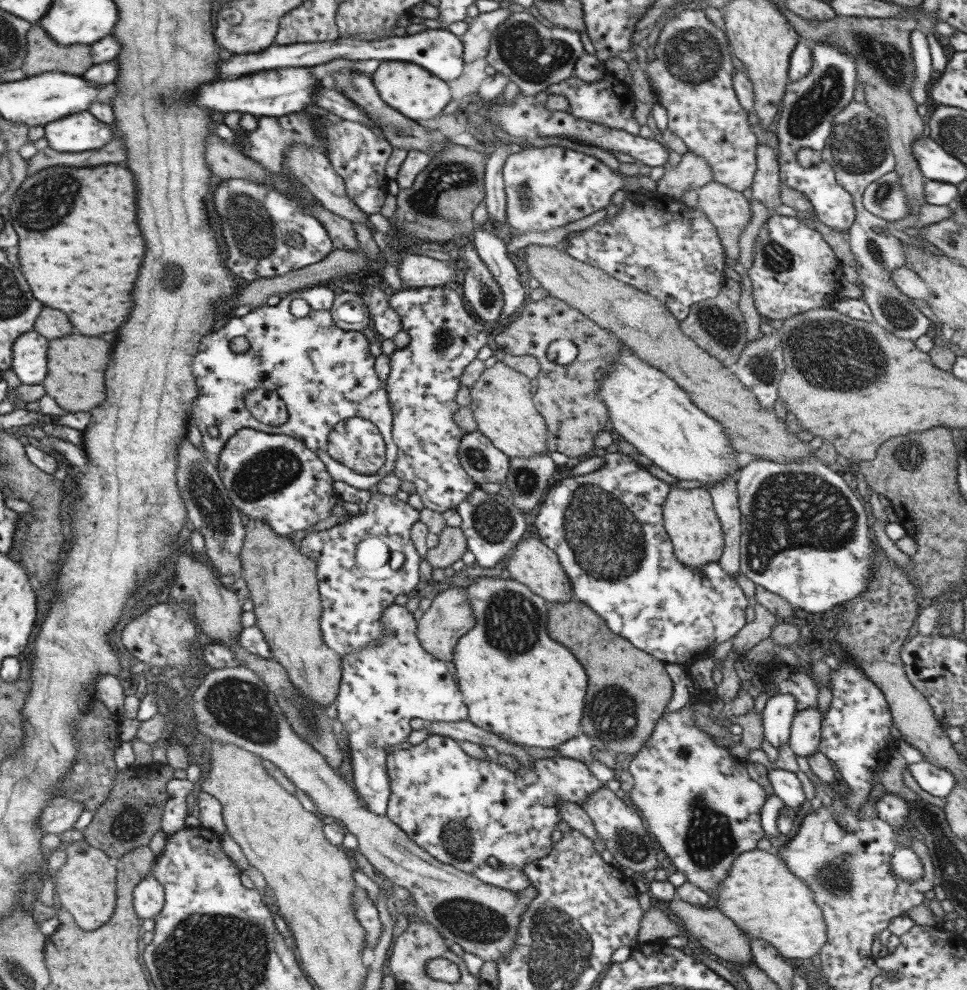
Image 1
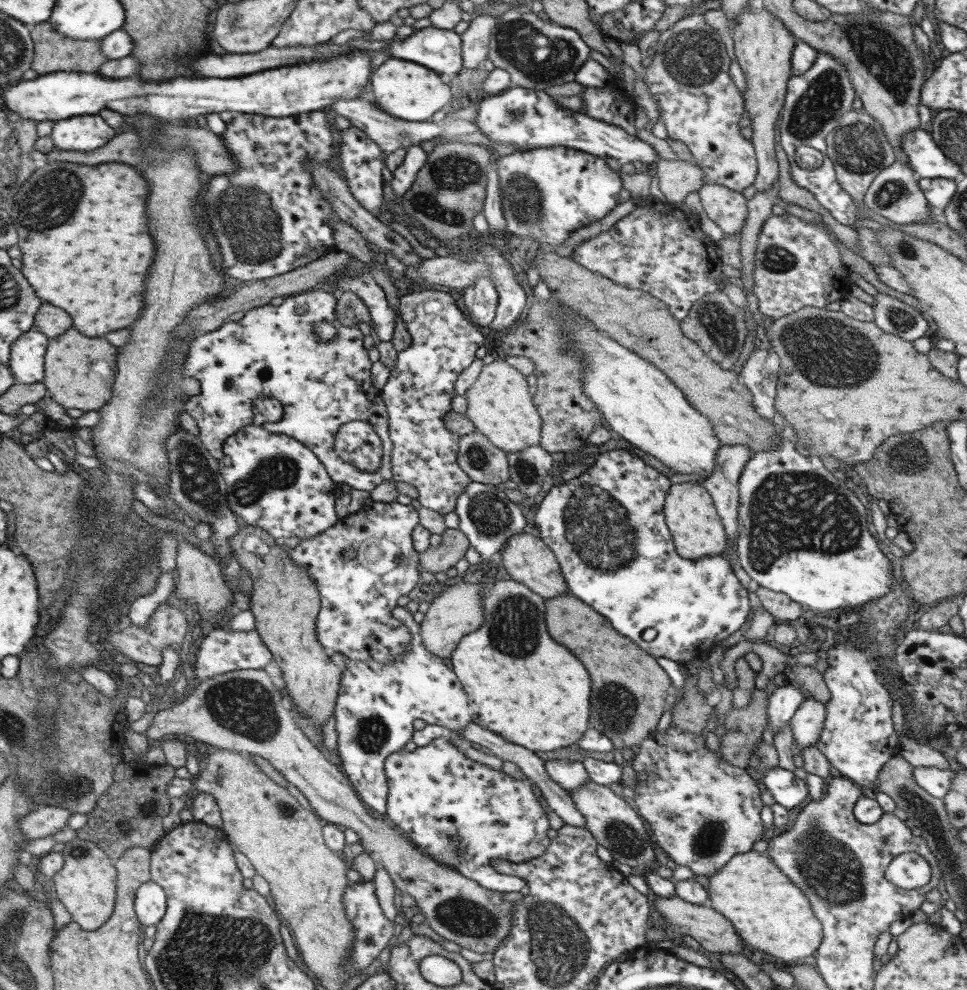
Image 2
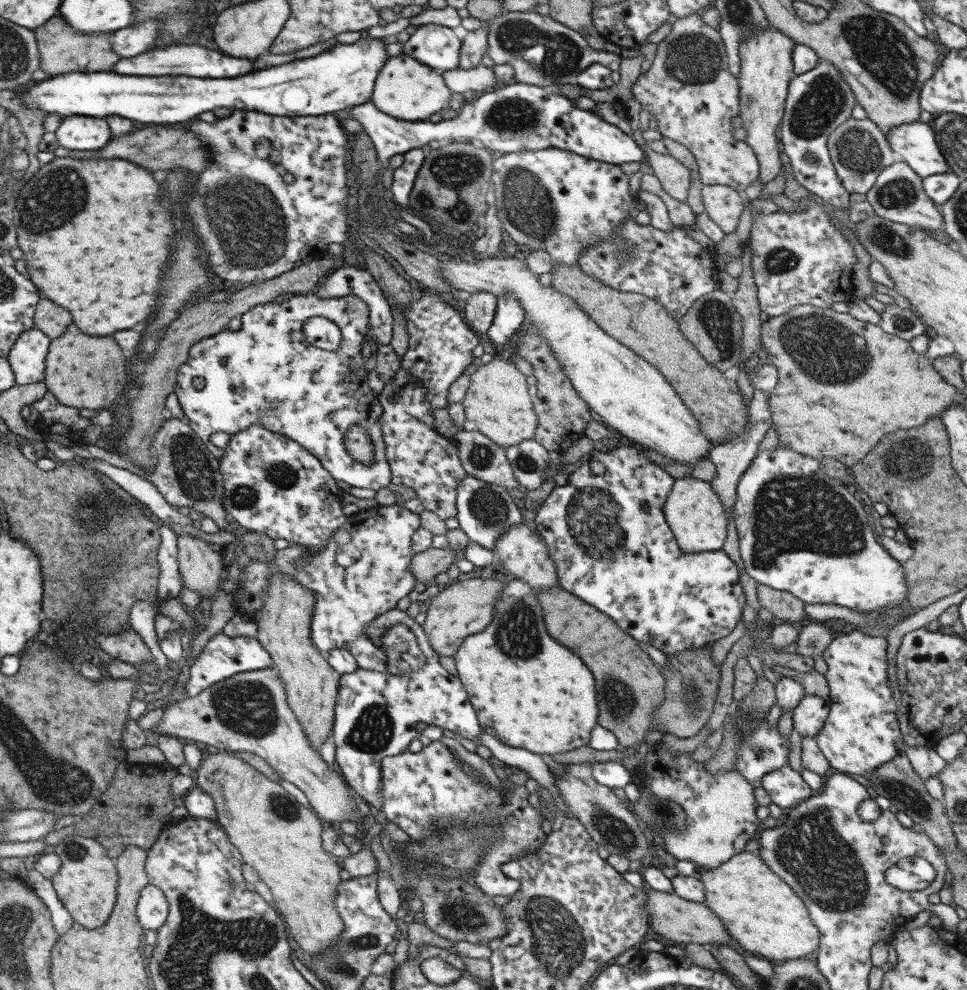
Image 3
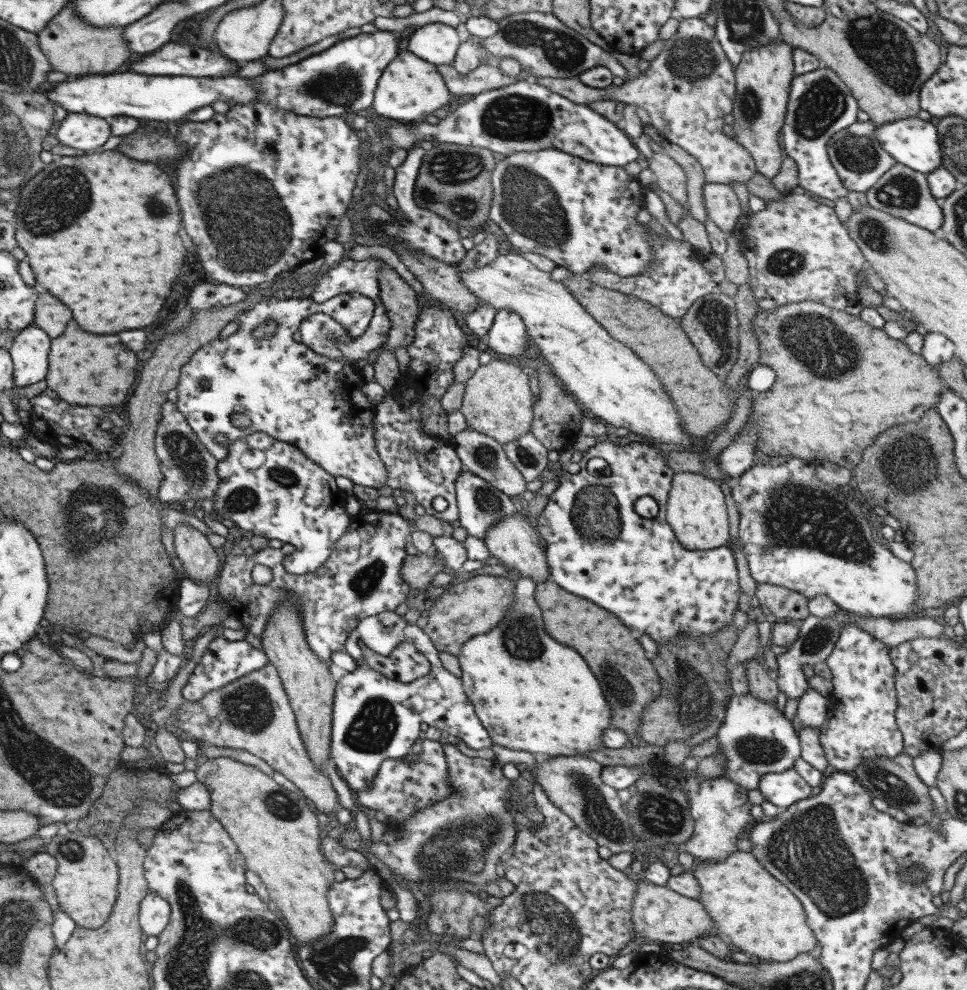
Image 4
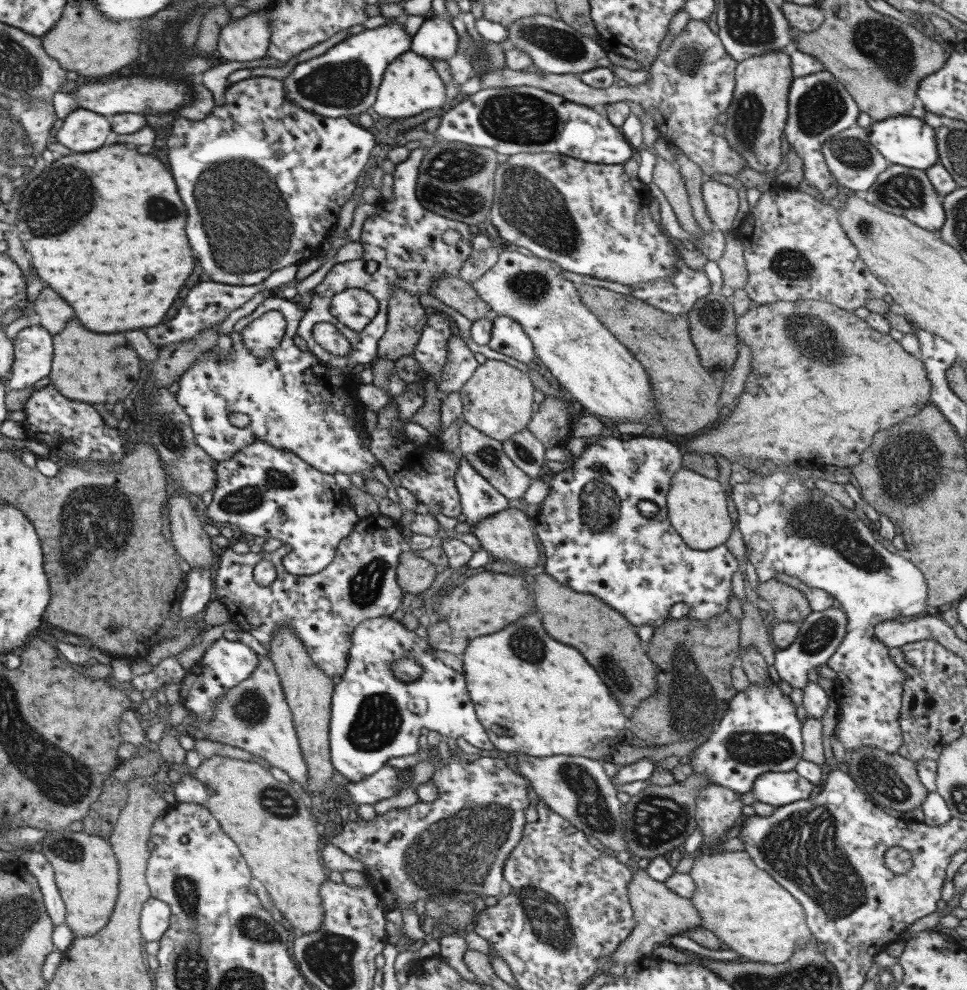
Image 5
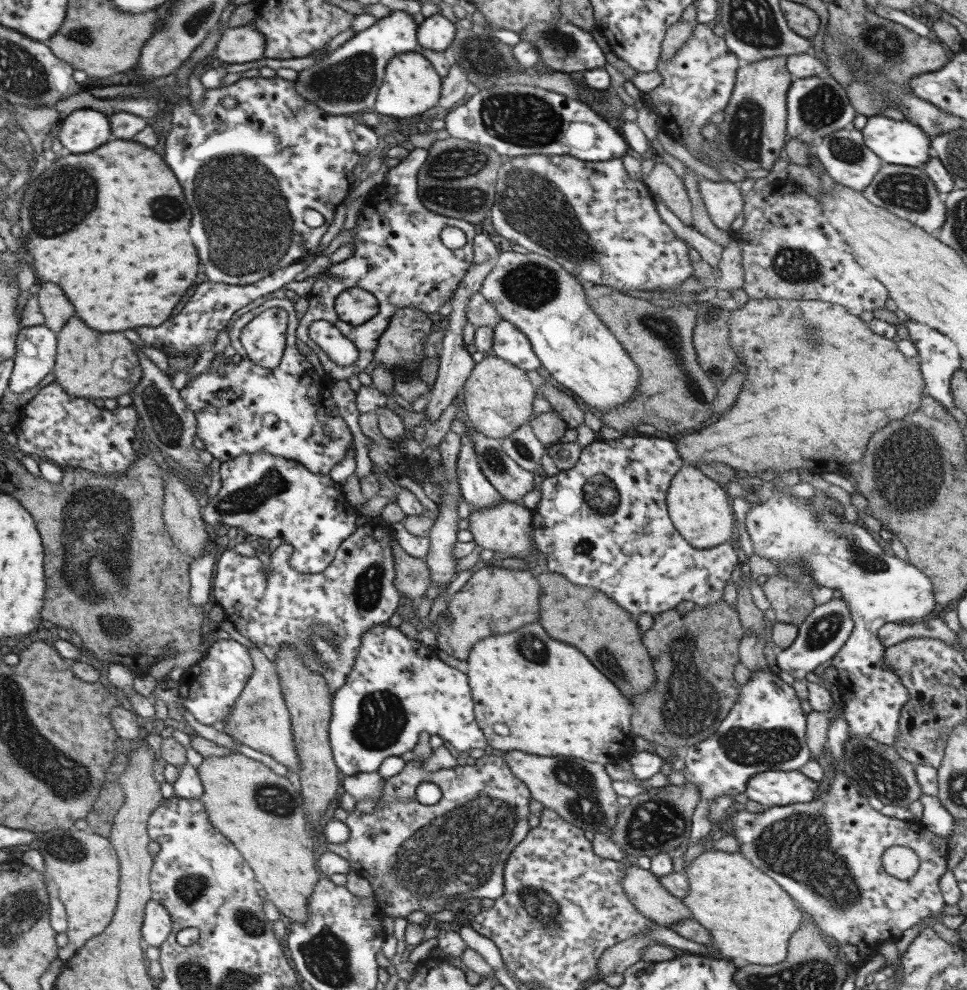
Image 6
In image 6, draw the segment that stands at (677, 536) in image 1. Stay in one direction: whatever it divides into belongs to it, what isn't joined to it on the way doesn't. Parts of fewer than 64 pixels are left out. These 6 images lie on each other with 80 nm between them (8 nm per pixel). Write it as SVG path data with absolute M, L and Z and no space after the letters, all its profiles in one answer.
M685 465L671 478L666 491L666 511L675 531L695 548L711 548L732 536L733 513L721 485L709 480L697 468Z

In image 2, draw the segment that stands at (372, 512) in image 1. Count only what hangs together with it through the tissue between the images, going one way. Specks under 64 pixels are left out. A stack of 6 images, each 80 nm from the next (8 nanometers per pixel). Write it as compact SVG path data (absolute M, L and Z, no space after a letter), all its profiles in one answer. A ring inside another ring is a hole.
M396 501L383 504L372 502L361 507L356 513L347 514L317 537L301 540L288 550L293 564L306 570L306 575L315 584L320 601L320 609L315 619L315 636L326 650L340 652L348 659L377 660L386 664L394 660L408 646L410 634L400 629L399 623L391 618L391 609L397 607L400 596L408 596L417 584L420 576L418 552L412 547L411 532L418 524L418 512L415 508L402 506ZM399 558L400 563L395 562Z

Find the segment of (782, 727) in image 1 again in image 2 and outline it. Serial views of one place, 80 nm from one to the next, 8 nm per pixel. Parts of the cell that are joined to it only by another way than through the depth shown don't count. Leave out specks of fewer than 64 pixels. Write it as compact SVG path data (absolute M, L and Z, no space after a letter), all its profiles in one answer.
M783 682L768 696L767 721L771 724L773 736L783 724L789 723L795 709L803 702L803 695L799 687Z

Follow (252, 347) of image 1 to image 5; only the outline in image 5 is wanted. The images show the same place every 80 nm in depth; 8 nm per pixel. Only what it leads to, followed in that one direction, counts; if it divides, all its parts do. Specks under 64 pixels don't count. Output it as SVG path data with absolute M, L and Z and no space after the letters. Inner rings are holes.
M345 289L331 297L328 311L351 331L362 331L376 315L378 302L361 289ZM267 297L259 301L254 310L239 318L232 326L232 331L228 332L231 348L224 360L216 361L219 348L214 345L210 350L201 354L178 378L179 388L174 394L177 404L183 407L189 417L195 442L212 460L227 461L244 446L251 444L254 440L262 440L273 448L288 450L291 455L299 457L303 463L324 474L332 476L334 473L343 473L348 476L360 473L363 480L366 481L367 478L374 478L371 471L378 461L368 449L363 448L363 443L359 439L359 432L364 434L364 430L362 430L358 414L367 411L356 397L359 382L358 380L351 381L349 372L329 369L311 352L301 351L295 347L293 335L296 334L298 322L307 308L308 305L303 307L299 302L293 303L283 297ZM269 310L278 310L285 319L286 327L281 342L274 352L270 356L258 358L243 346L240 332L248 322ZM345 403L351 403L354 406L356 416L353 418L345 416ZM233 412L248 416L249 424L243 428L230 425L227 420L229 420L229 414L233 414Z

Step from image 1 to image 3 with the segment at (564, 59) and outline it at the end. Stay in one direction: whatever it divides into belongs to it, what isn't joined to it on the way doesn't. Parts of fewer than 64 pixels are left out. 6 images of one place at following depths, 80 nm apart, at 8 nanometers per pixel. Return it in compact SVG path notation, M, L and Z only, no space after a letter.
M503 12L489 21L486 54L495 65L509 64L515 82L543 88L549 84L576 84L576 76L591 64L617 71L620 58L606 51L593 50L582 36L549 18L544 12Z

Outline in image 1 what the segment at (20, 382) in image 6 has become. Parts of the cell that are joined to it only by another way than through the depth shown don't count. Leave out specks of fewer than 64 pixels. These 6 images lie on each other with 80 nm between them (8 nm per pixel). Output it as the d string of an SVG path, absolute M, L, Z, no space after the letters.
M37 331L26 332L14 340L10 369L21 385L41 384L46 376L45 350L47 340Z

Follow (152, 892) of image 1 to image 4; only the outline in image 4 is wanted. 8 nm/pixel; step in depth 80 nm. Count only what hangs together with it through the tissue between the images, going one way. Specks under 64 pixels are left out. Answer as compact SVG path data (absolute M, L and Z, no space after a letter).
M153 891L140 900L138 908L138 923L145 936L158 937L166 927L170 915L170 905L163 897L157 896Z

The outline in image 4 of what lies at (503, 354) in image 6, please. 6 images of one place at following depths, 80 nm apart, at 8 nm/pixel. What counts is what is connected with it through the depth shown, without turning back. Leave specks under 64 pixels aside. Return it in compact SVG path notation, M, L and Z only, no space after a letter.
M497 310L486 334L486 345L505 356L519 356L528 348L526 330L521 317L510 310Z

